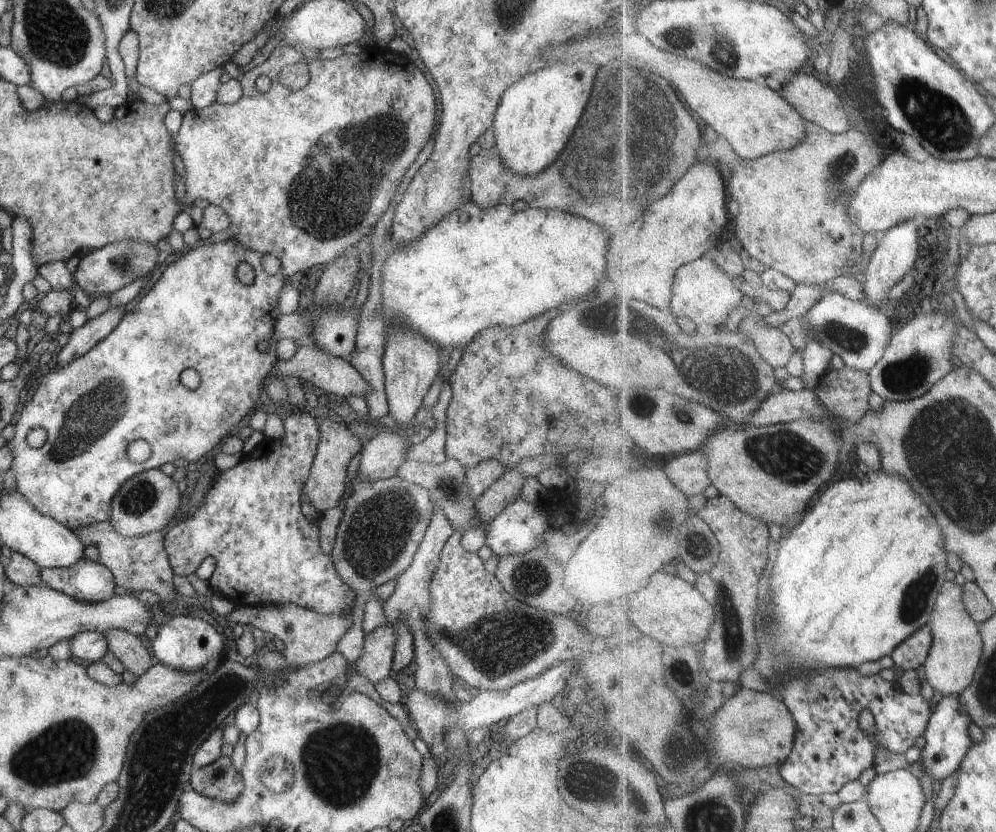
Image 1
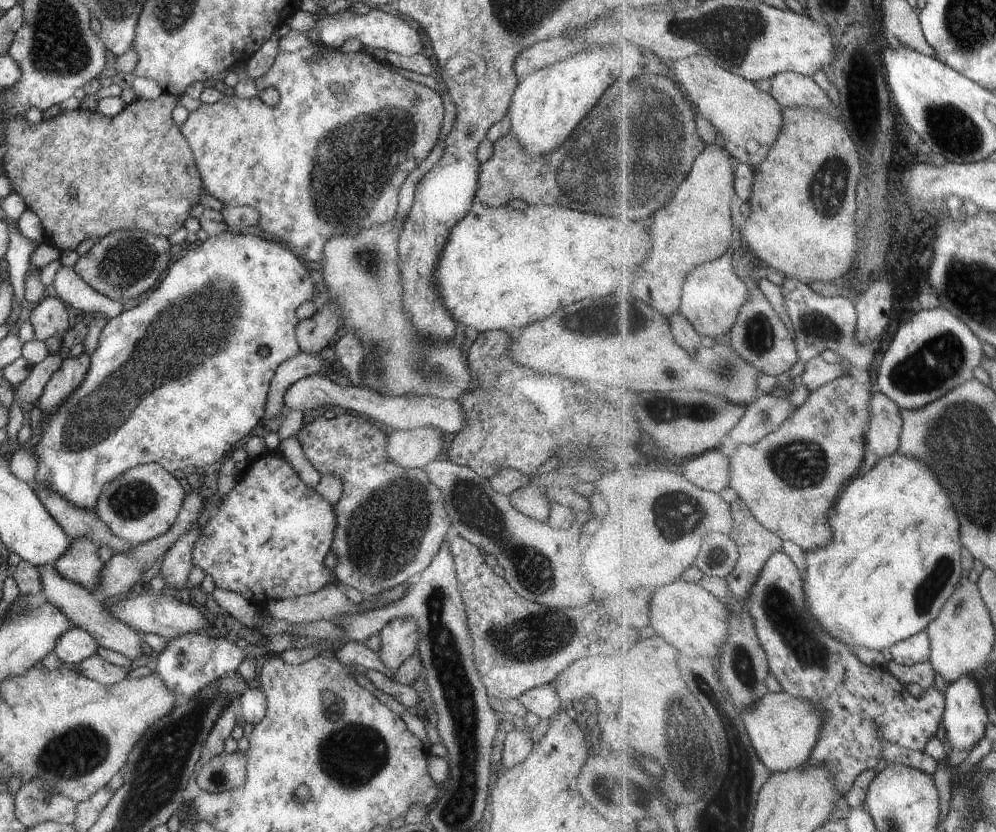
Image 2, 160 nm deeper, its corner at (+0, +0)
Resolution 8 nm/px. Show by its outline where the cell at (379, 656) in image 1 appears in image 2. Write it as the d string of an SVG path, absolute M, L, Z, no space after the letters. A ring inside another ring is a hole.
M392 618L377 634L380 638L378 657L392 672L417 652L418 626L412 618Z

